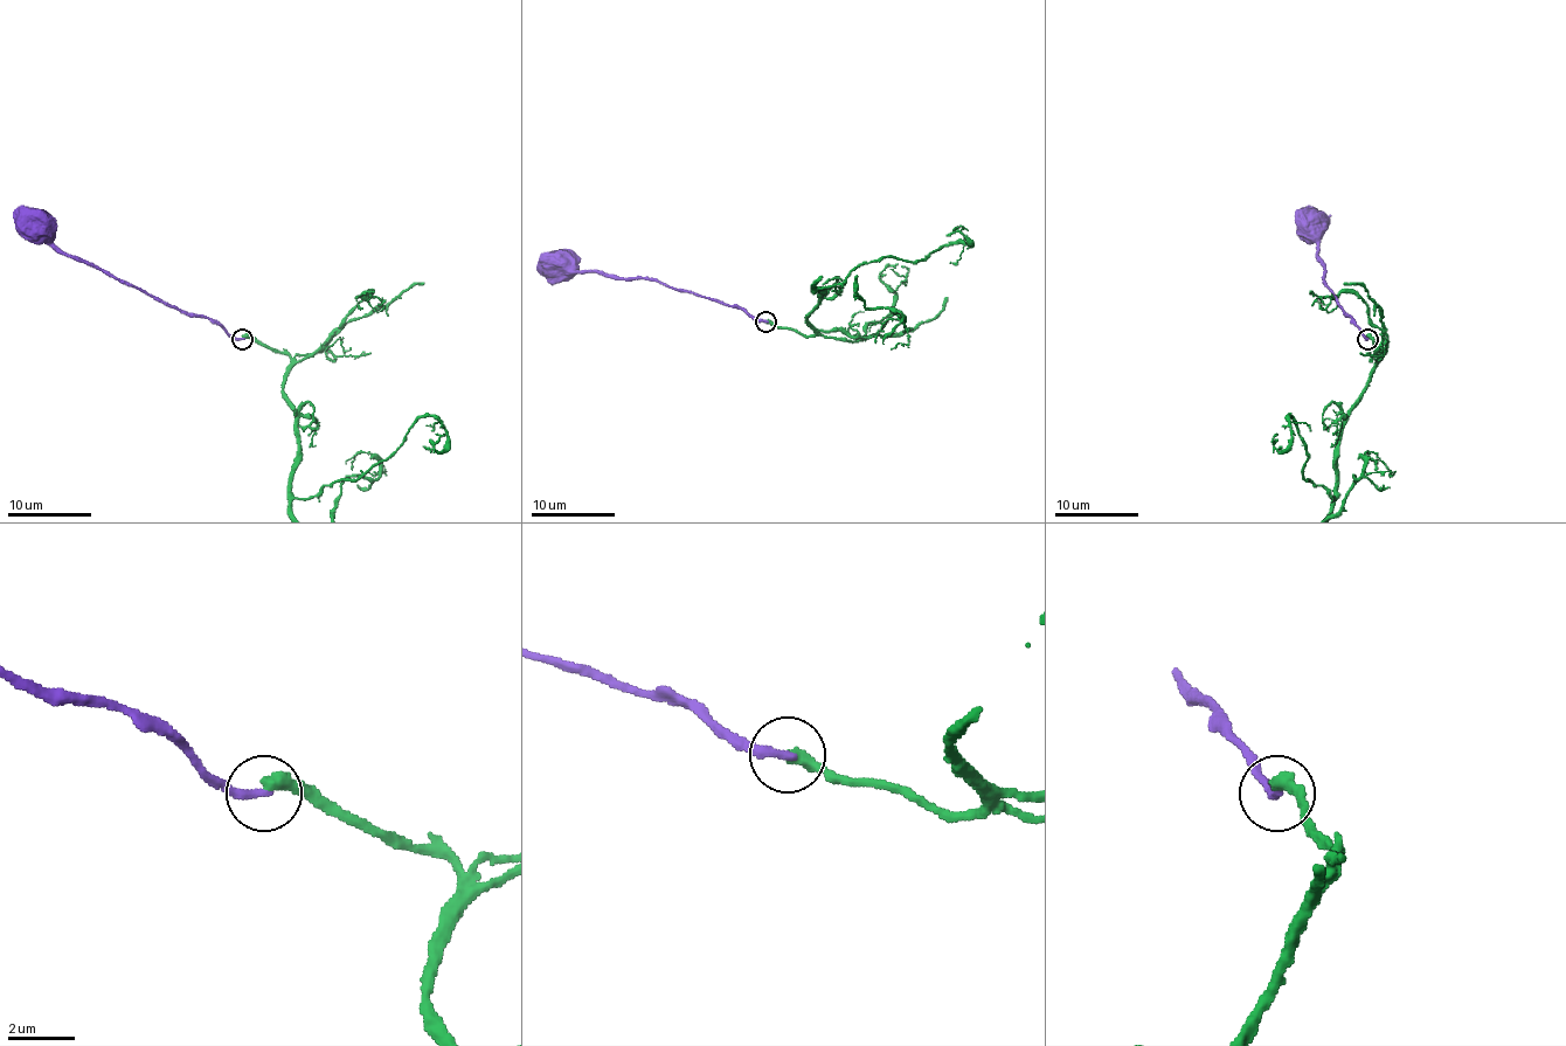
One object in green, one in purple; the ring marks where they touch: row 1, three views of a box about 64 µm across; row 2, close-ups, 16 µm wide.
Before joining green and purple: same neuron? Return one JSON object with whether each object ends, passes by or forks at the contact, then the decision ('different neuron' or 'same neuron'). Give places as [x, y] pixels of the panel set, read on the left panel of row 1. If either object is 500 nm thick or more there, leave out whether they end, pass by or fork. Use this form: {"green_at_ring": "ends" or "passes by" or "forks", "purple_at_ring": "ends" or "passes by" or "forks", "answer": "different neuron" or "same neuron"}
{"green_at_ring": "ends", "purple_at_ring": "ends", "answer": "different neuron"}

